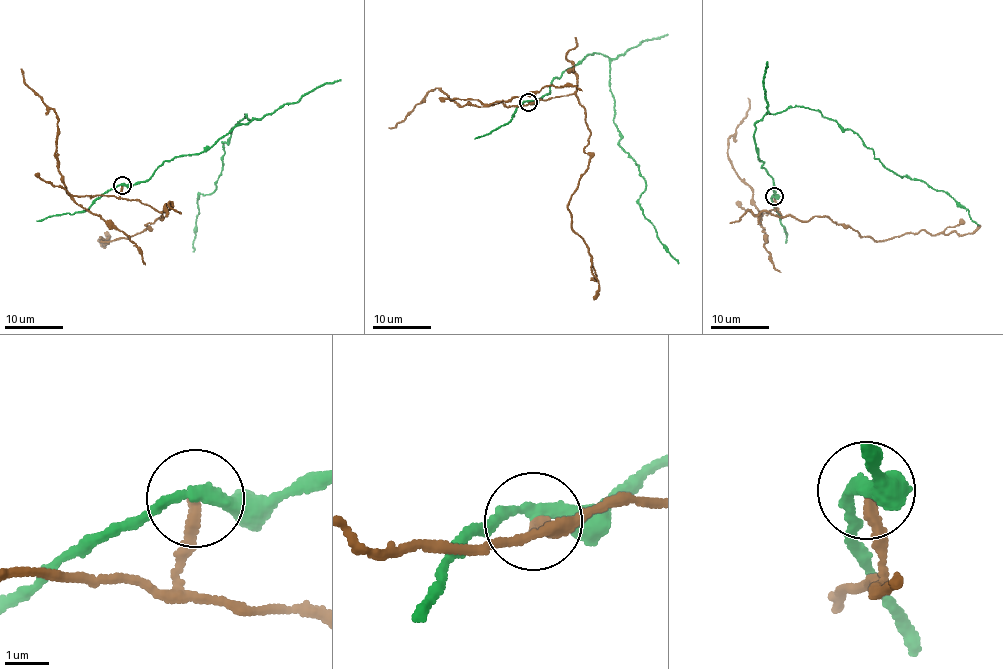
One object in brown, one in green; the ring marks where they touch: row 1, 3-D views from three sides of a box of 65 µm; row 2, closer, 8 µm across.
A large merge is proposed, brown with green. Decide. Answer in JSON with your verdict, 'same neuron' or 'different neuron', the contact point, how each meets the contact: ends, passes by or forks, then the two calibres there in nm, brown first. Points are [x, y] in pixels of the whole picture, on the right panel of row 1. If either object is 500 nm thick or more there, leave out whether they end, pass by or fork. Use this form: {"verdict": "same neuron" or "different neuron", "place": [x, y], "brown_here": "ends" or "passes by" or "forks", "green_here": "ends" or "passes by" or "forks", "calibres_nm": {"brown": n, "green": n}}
{"verdict": "different neuron", "place": [774, 196], "brown_here": "ends", "green_here": "passes by", "calibres_nm": {"brown": 240, "green": 280}}

